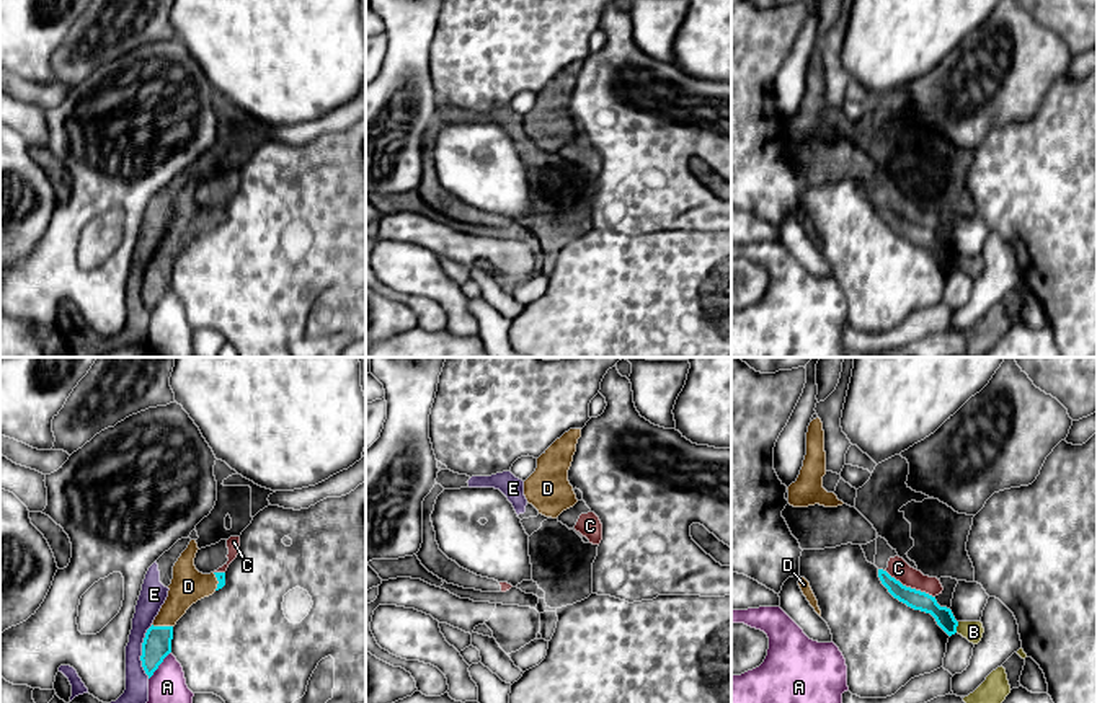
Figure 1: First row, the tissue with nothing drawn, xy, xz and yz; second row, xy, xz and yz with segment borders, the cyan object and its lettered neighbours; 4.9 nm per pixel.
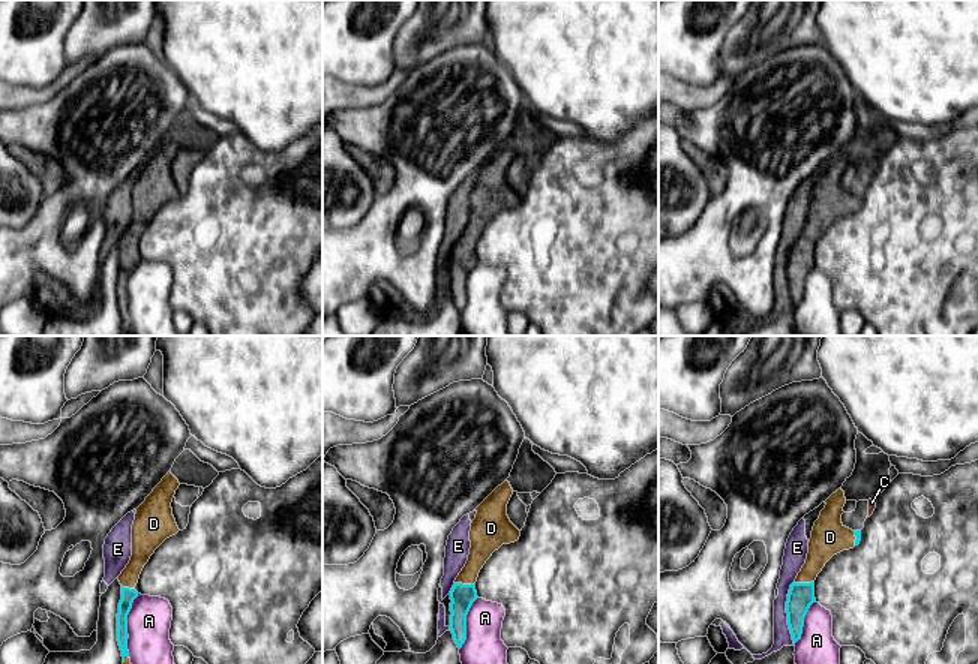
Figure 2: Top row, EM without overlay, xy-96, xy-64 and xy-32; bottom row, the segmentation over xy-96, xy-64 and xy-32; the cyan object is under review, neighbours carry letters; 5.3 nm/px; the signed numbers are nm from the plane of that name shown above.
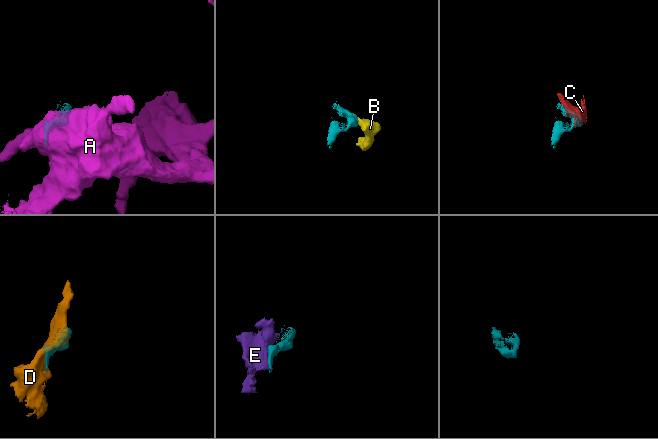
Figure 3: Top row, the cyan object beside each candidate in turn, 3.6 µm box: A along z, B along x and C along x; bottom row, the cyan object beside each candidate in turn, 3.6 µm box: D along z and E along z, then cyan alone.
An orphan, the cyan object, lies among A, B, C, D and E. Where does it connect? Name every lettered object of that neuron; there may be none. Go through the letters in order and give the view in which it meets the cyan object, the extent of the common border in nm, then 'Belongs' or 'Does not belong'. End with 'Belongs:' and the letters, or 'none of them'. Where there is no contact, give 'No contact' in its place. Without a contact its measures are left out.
A: Touches cyan in xy. Shared border 180 nm. Does not belong
B: Touches cyan in yz. Shared border 60 nm. Does not belong
C: Touches cyan in yz. Shared border 280 nm. Does not belong
D: Touches cyan in xy. Shared border 110 nm. Belongs
E: Touches cyan in xy. Shared border 260 nm. Does not belong
Belongs: D

